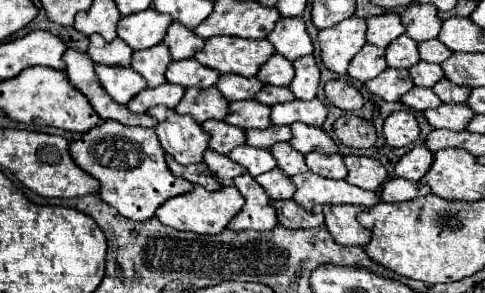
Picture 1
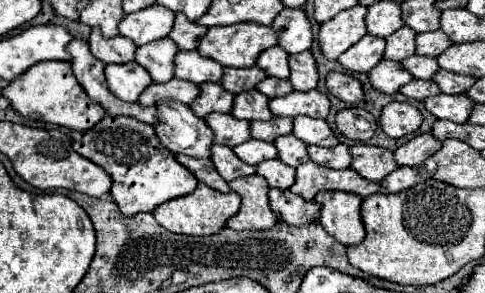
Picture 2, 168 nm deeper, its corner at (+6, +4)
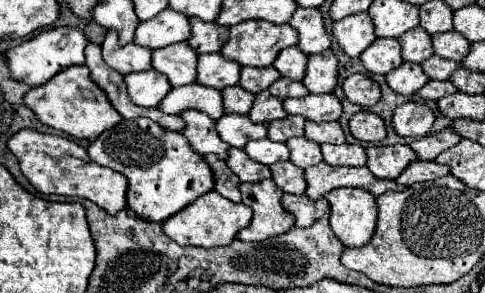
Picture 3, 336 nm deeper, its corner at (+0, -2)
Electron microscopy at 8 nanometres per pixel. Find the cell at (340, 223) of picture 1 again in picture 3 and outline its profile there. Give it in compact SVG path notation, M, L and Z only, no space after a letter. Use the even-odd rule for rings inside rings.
M333 189L325 195L331 207L331 229L345 247L369 243L375 231L375 195L361 189Z

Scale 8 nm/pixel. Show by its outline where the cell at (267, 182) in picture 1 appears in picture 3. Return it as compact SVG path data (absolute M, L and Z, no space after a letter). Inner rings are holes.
M283 161L283 163L275 163L271 165L271 173L273 173L273 181L279 185L281 191L285 193L305 193L305 171L297 165L293 165L291 161Z

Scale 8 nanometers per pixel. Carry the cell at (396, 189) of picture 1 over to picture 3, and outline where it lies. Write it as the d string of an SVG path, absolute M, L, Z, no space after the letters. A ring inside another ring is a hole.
M413 161L409 163L409 167L397 177L397 183L399 185L413 185L413 183L419 183L419 181L431 181L431 179L437 179L437 177L443 177L449 173L449 167L447 165L439 165L435 161Z

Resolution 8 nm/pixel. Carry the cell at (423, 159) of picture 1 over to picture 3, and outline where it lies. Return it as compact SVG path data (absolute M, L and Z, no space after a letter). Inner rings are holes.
M447 127L439 133L433 133L433 135L425 135L417 141L411 143L411 147L415 149L417 153L417 159L425 159L425 161L433 161L439 153L451 149L453 145L457 145L461 141L461 135L455 133L453 127Z

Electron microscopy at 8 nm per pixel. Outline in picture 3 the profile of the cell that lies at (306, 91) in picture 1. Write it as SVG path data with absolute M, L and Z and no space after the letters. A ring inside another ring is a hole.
M333 51L309 57L303 83L311 93L333 93L337 85L337 57Z

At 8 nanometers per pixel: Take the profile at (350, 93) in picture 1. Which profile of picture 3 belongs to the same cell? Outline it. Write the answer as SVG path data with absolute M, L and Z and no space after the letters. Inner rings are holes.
M349 75L343 83L343 91L351 103L365 105L365 107L375 105L381 97L379 83L367 75Z

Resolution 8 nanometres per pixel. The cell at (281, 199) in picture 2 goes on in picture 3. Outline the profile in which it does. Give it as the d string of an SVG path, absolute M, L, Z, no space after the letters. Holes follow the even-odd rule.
M285 193L281 203L289 213L293 213L297 217L297 223L295 223L297 227L313 225L319 217L325 215L325 211L329 211L329 203L323 197L313 201L307 195L289 195L289 193Z

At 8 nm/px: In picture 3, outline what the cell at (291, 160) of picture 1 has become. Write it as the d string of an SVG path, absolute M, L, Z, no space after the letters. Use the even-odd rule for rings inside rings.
M291 137L287 141L289 149L291 149L291 161L299 167L311 167L317 165L319 161L323 161L321 157L321 147L315 145L313 141L305 139L305 137Z

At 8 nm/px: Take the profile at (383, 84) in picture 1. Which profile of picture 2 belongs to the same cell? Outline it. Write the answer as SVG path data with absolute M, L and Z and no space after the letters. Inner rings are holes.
M379 61L371 71L369 71L369 79L371 79L371 85L381 91L381 93L387 93L387 95L393 95L397 93L403 85L407 85L413 75L407 73L403 69L401 63L397 61Z

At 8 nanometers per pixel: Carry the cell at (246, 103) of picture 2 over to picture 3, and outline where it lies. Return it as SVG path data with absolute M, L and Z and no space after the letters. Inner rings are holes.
M269 91L257 93L257 99L249 111L253 123L269 123L273 119L283 119L287 113L283 111L283 101L275 99Z

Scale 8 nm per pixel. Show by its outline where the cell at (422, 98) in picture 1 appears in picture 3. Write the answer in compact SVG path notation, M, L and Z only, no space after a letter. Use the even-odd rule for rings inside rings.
M429 81L417 95L421 99L431 99L431 101L439 101L441 97L449 95L449 93L455 93L455 85L449 83L449 81Z

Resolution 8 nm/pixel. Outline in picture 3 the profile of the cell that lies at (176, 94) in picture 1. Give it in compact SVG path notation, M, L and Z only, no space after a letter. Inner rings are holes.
M199 83L171 89L171 93L161 101L159 109L171 115L179 115L187 109L197 109L197 111L205 111L215 121L225 113L221 91L203 87Z

